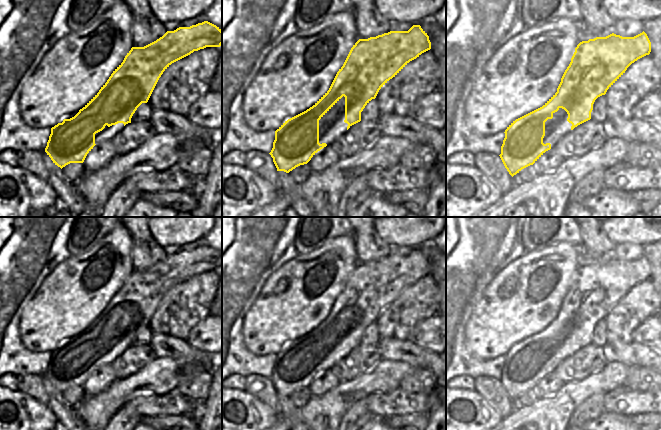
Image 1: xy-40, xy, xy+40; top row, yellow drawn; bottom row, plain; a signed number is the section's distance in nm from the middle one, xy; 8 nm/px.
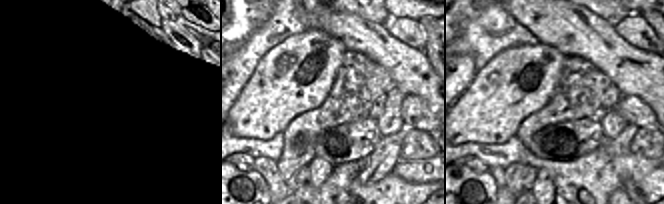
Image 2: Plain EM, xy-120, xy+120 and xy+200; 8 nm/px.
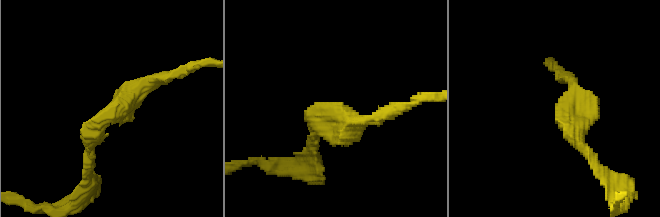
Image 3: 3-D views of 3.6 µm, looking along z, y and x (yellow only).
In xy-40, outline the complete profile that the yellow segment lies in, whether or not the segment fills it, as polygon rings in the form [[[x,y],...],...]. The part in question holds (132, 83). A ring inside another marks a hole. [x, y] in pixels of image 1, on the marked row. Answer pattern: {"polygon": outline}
{"polygon": [[[204,21],[190,27],[167,31],[162,37],[144,47],[132,47],[123,62],[113,71],[99,92],[70,119],[51,128],[45,152],[61,169],[70,163],[83,163],[95,144],[95,134],[108,127],[131,123],[131,118],[142,103],[147,103],[159,78],[174,62],[206,47],[222,45],[222,30]]]}

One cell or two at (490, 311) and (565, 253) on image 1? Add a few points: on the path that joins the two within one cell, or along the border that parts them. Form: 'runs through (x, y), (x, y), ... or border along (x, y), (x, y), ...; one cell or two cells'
runs through (511, 299), (527, 283), (528, 274), (544, 264); one cell

